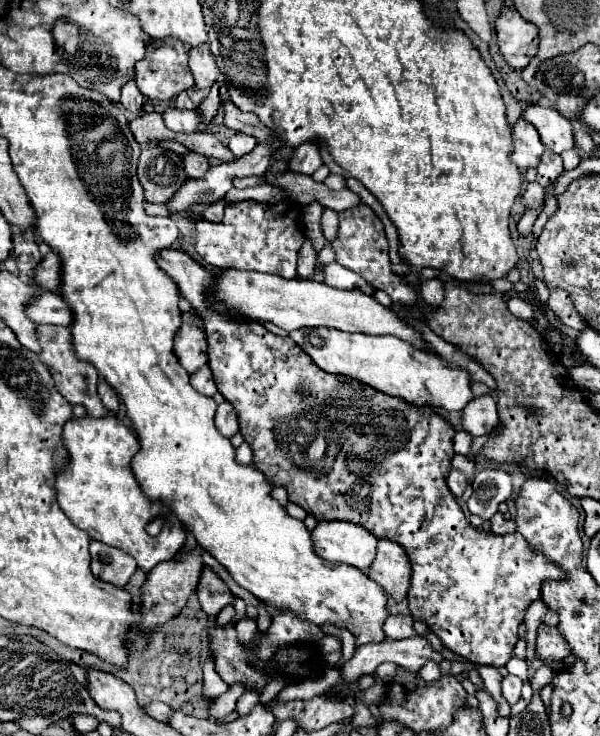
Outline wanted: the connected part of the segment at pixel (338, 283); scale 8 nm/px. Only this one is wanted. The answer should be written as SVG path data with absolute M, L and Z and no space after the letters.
M329 263L329 267L323 267L323 283L335 287L335 289L359 289L367 295L373 295L373 287L363 281L357 273L351 269L339 265L339 263Z

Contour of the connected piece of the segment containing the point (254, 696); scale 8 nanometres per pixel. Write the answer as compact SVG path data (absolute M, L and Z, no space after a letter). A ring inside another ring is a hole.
M245 691L245 693L241 695L241 699L237 701L235 711L237 711L237 715L239 715L239 717L245 717L245 715L249 715L249 713L251 713L251 709L253 709L257 703L259 703L259 693Z

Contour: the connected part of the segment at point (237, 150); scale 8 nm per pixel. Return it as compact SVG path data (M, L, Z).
M235 133L235 135L231 137L231 141L229 141L227 147L231 149L231 153L233 153L235 157L243 157L243 155L247 155L255 145L257 145L255 137L243 135L243 133Z

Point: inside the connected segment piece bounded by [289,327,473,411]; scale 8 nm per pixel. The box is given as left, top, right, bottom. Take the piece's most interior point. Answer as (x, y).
(387, 363)

